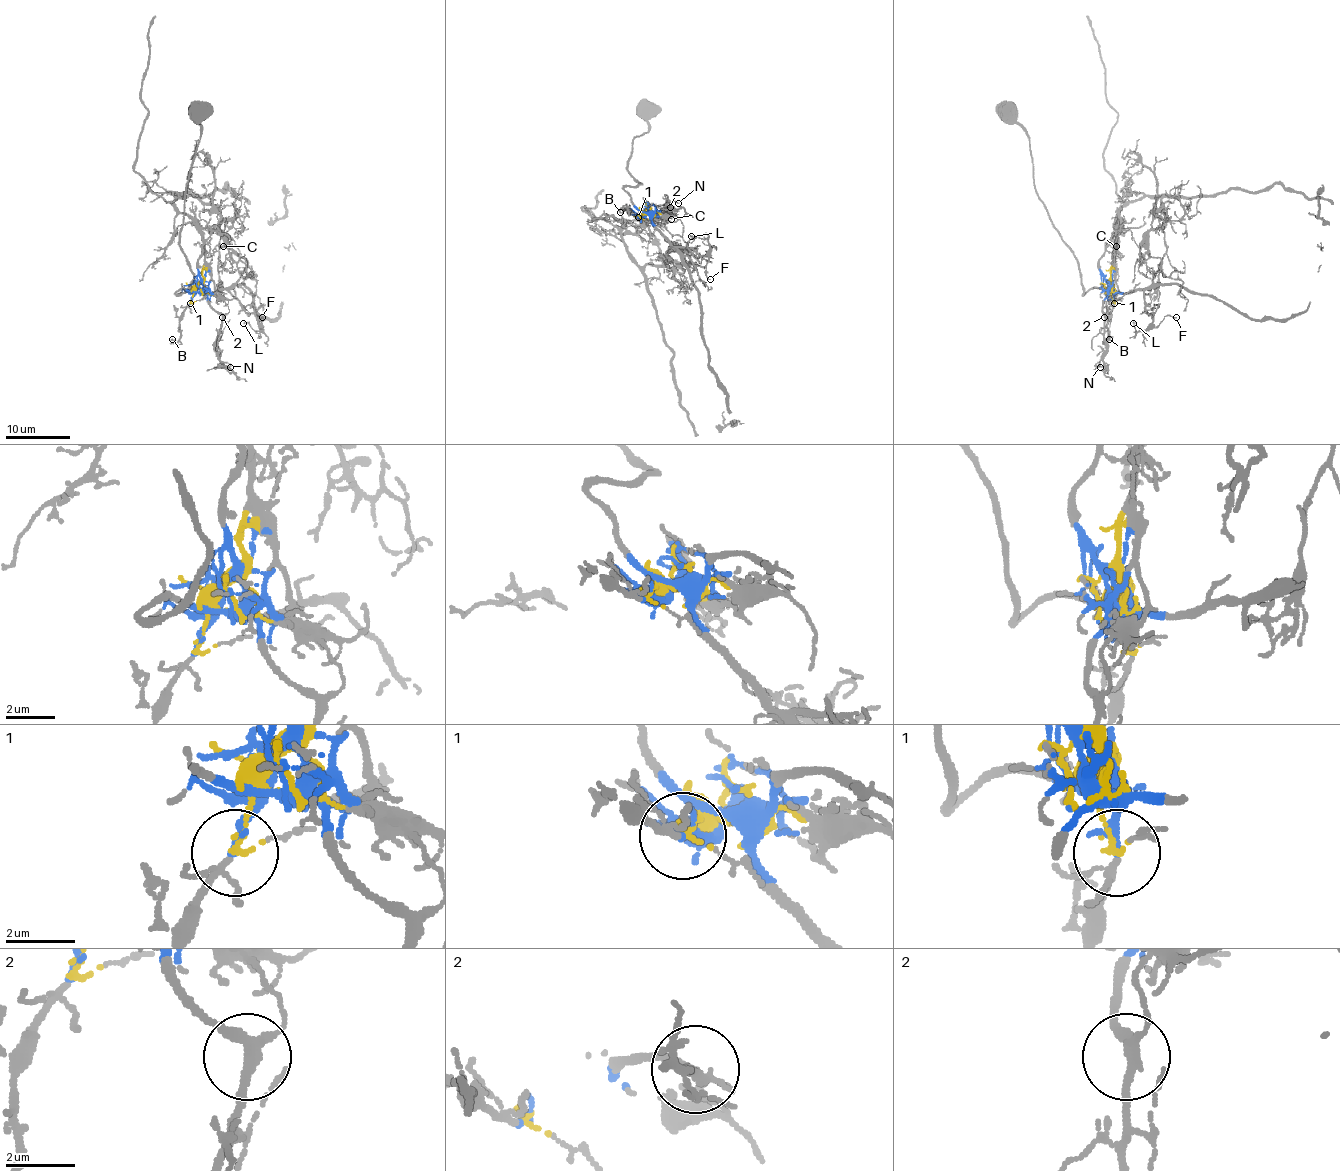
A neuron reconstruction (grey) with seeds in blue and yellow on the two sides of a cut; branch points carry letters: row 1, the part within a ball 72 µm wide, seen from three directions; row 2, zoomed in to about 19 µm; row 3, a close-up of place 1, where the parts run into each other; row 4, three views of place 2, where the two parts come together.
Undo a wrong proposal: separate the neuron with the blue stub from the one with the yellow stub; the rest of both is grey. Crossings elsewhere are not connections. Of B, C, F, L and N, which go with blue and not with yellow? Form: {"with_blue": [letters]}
{"with_blue": ["B", "F", "L", "N"]}

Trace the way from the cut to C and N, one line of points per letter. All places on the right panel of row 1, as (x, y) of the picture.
C: (1111, 285), (1115, 247)
N: (1111, 285), (1103, 304), (1106, 354), (1098, 362), (1099, 367)

